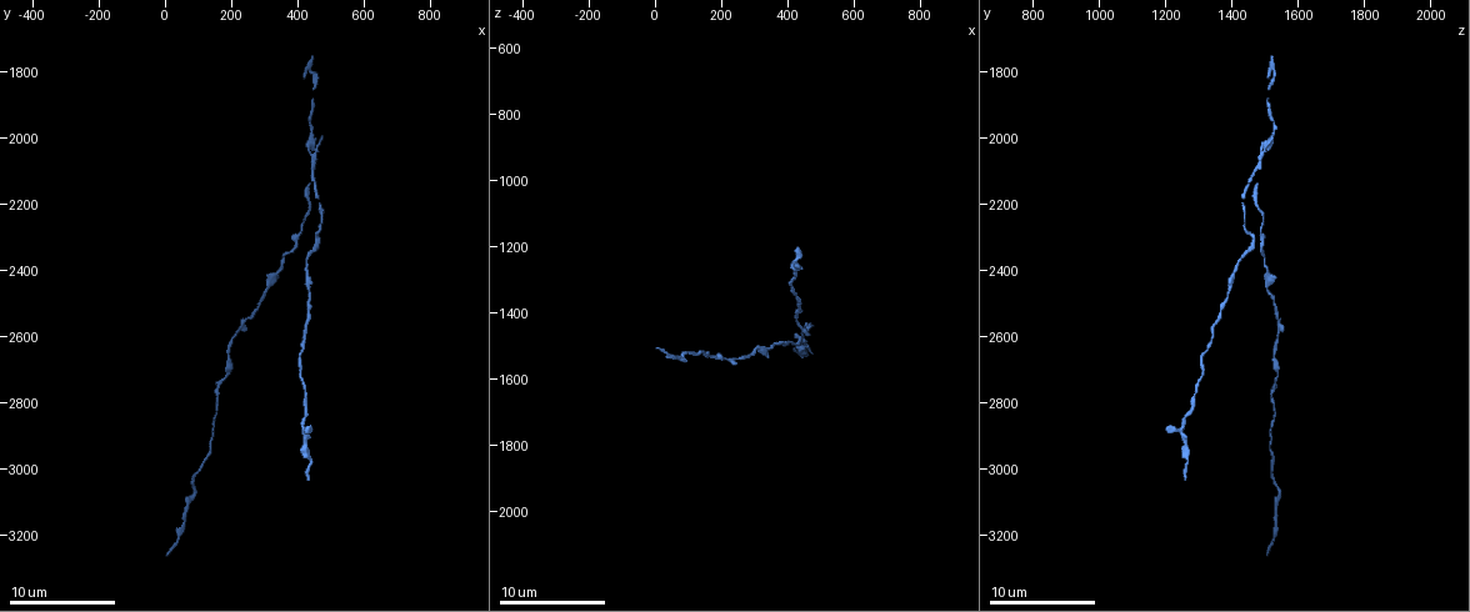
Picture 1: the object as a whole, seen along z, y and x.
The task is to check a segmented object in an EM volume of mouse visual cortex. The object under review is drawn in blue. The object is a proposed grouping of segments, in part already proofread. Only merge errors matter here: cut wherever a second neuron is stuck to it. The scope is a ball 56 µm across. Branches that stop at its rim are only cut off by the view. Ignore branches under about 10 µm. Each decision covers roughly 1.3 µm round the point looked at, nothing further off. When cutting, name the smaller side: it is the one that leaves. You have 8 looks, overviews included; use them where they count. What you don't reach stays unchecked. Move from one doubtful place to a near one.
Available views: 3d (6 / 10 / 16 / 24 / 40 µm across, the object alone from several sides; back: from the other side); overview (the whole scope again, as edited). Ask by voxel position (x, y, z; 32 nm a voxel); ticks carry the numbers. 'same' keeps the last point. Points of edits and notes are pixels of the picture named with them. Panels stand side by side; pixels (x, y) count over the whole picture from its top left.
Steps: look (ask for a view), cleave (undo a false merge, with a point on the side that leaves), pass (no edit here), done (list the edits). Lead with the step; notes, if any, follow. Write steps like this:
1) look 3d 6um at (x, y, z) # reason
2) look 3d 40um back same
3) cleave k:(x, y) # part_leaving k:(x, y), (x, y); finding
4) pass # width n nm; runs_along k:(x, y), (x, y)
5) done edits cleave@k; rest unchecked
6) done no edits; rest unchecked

look 3d 10um at (190, 2710, 1540) # thick turns thin

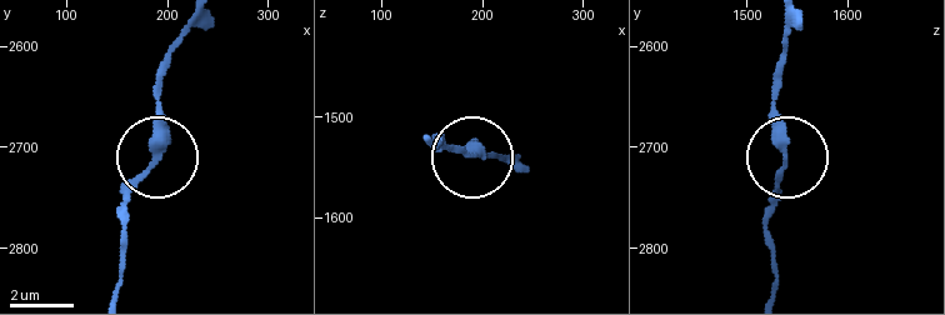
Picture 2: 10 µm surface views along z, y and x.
look 3d 10um back at (186, 2716, 1536)

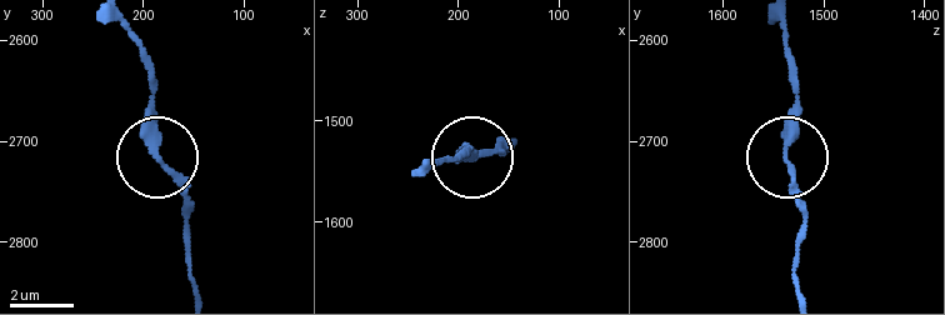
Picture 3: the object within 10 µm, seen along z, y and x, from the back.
pass # runs_along 3:(123, 26), (146, 74), (146, 131), (158, 163), (193, 209); continuous, no second neuron

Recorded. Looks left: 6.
look 3d 16um at (220, 2590, 1550) # thick turns thin

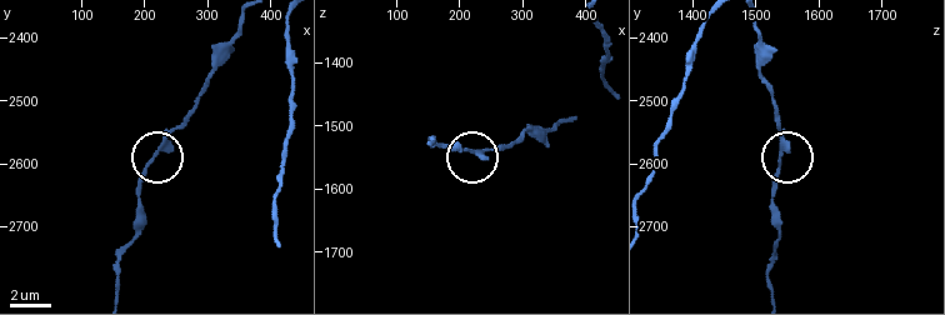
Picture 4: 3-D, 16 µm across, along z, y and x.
look 3d 16um back at (220, 2585, 1545)

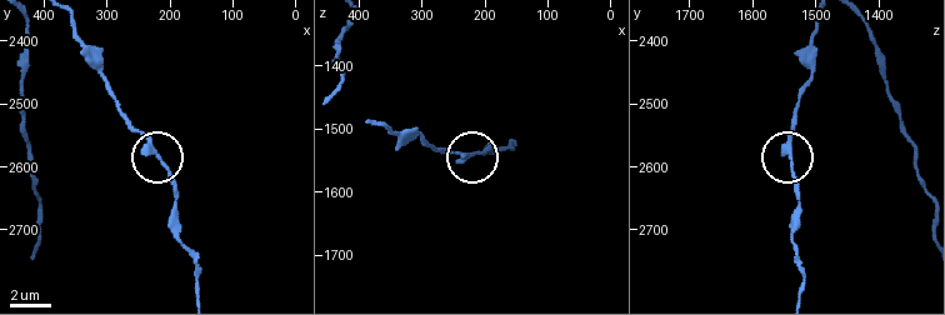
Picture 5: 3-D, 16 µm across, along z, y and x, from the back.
pass # runs_along 5:(71, 21), (73, 36), (121, 118), (164, 168), (175, 196); one neuron here

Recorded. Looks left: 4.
look 3d 10um at (300, 2460, 1510) # sudden change in width

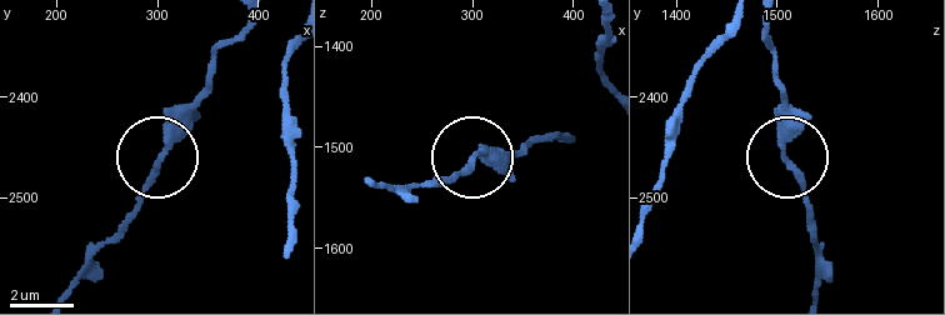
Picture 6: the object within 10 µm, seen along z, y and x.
pass # runs_along 6:(569, 131), (545, 134), (513, 155), (473, 155), (443, 185); continuous, no second neuron

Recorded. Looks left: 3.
look 3d 10um at (440, 2470, 1390) # a narrow waist

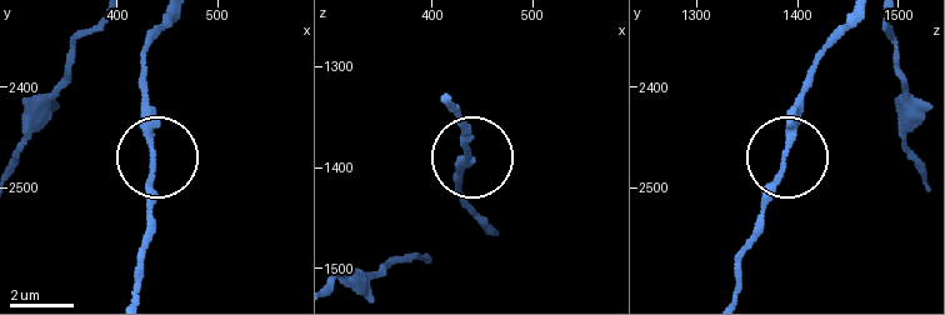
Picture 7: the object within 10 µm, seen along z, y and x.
look 3d 10um back at (436, 2472, 1388)

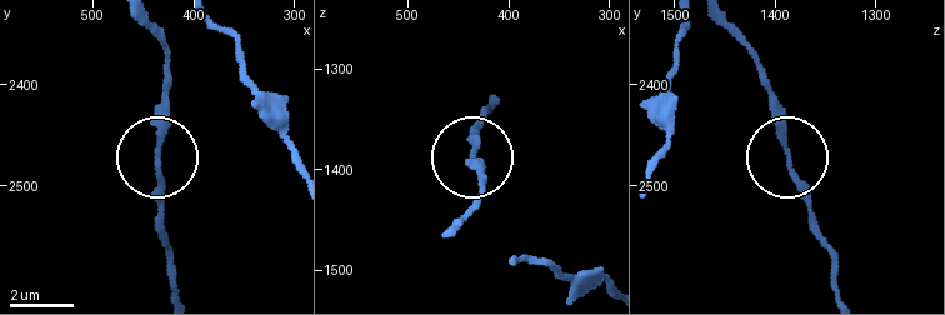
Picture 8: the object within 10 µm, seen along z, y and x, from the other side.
pass # all the same neuron

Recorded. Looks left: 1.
done no edits; rest unchecked

